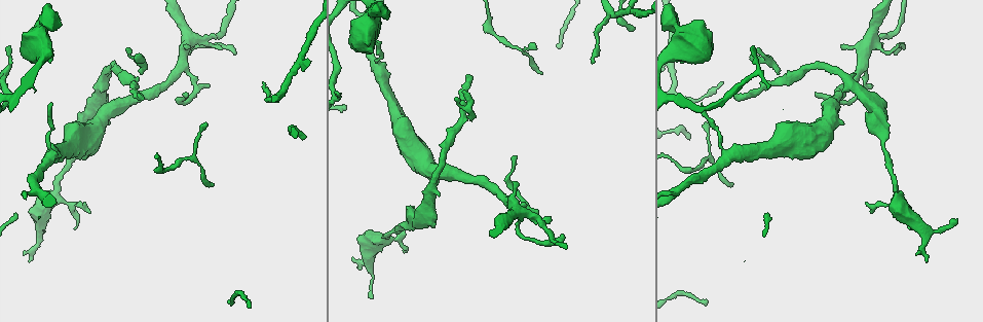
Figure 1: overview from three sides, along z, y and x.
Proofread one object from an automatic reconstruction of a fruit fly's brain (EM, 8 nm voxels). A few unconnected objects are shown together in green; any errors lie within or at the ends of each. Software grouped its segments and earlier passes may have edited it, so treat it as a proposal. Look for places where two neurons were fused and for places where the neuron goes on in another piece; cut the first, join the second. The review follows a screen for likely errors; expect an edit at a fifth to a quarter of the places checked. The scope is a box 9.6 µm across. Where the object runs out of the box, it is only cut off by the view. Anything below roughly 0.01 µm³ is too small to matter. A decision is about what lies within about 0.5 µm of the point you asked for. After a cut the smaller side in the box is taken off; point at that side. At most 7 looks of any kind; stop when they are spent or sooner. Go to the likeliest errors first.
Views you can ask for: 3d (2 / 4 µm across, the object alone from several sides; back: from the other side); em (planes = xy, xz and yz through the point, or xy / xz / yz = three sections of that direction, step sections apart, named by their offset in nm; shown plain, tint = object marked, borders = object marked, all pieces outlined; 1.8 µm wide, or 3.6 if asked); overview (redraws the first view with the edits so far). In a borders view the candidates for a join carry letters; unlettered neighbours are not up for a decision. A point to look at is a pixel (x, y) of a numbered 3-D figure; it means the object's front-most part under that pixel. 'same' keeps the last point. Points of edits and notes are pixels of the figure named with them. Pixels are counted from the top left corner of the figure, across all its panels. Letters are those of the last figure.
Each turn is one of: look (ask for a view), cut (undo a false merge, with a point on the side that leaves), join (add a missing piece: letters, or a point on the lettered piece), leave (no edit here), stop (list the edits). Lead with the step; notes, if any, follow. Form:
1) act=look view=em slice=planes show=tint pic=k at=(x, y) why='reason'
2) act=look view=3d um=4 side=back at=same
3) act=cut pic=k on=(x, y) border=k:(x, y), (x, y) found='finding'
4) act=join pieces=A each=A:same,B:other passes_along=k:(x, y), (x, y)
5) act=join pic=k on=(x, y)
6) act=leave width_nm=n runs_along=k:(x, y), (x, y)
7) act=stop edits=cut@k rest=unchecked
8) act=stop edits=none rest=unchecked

act=look view=em slice=yz step=16 show=tint pic=1 at=(735, 95) why='end of a long branch'

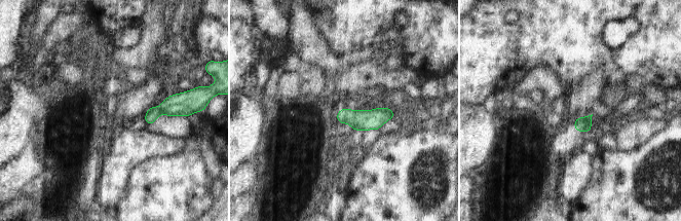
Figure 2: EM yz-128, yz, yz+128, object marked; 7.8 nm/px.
act=look view=em slice=planes show=borders at=same why='cut it another way'

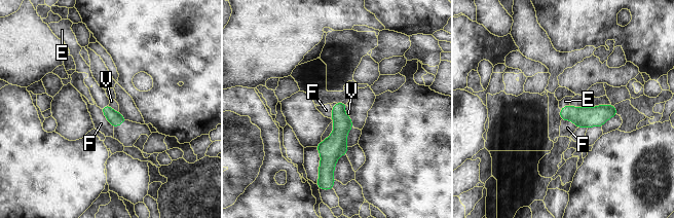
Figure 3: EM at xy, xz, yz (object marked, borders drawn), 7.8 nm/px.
act=join pieces=E longest_contact=F:180nm each=E:same,F:other,V:other passes_along=3:(586, 117), (564, 106), (565, 101) found='it goes on there'

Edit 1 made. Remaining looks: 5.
act=look view=overview why='redraw'

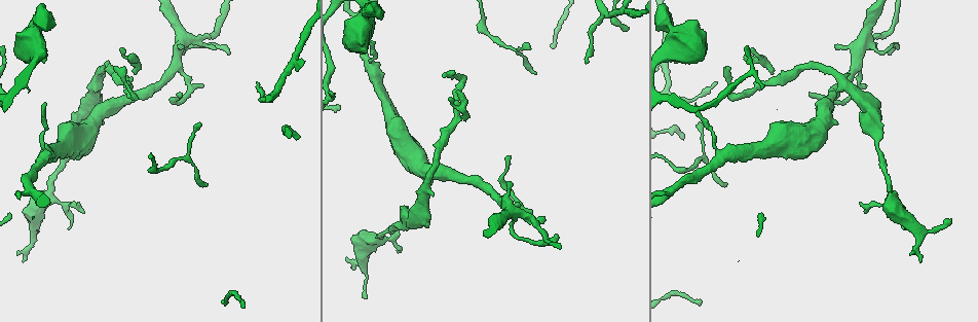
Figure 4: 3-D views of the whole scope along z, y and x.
act=look view=3d um=4 pic=4 at=(49, 197) why='thick turns thin'

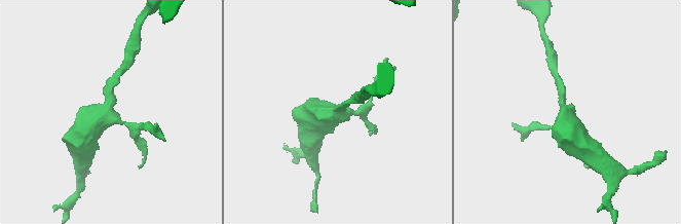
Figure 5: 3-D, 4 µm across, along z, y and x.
act=look view=em slice=yz step=8 show=borders pic=5 at=(565, 118) why='shape alone is not enough'

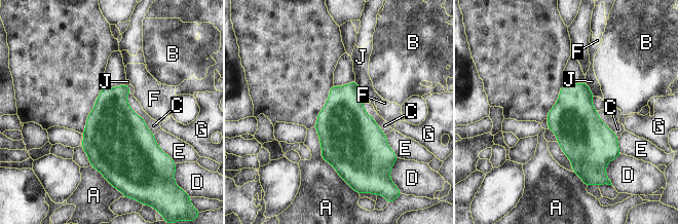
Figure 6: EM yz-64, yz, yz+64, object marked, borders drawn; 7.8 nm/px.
act=look view=em slice=planes show=borders at=same

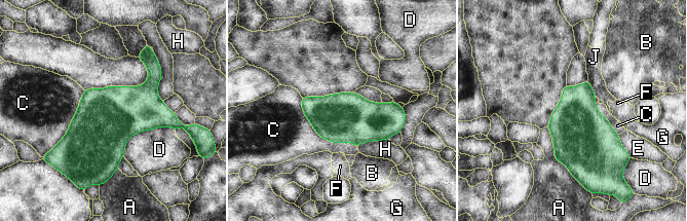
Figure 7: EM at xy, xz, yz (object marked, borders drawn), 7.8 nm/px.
act=leave longest_contact=C:550nm each=A:other,B:other,C:other,D:other,E:other,F:other,G:other,H:other,J:other border=7:(301, 98), (318, 135), (354, 145) found='one neuron here'

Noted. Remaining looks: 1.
act=stop edits=join@3 rest=unchecked

